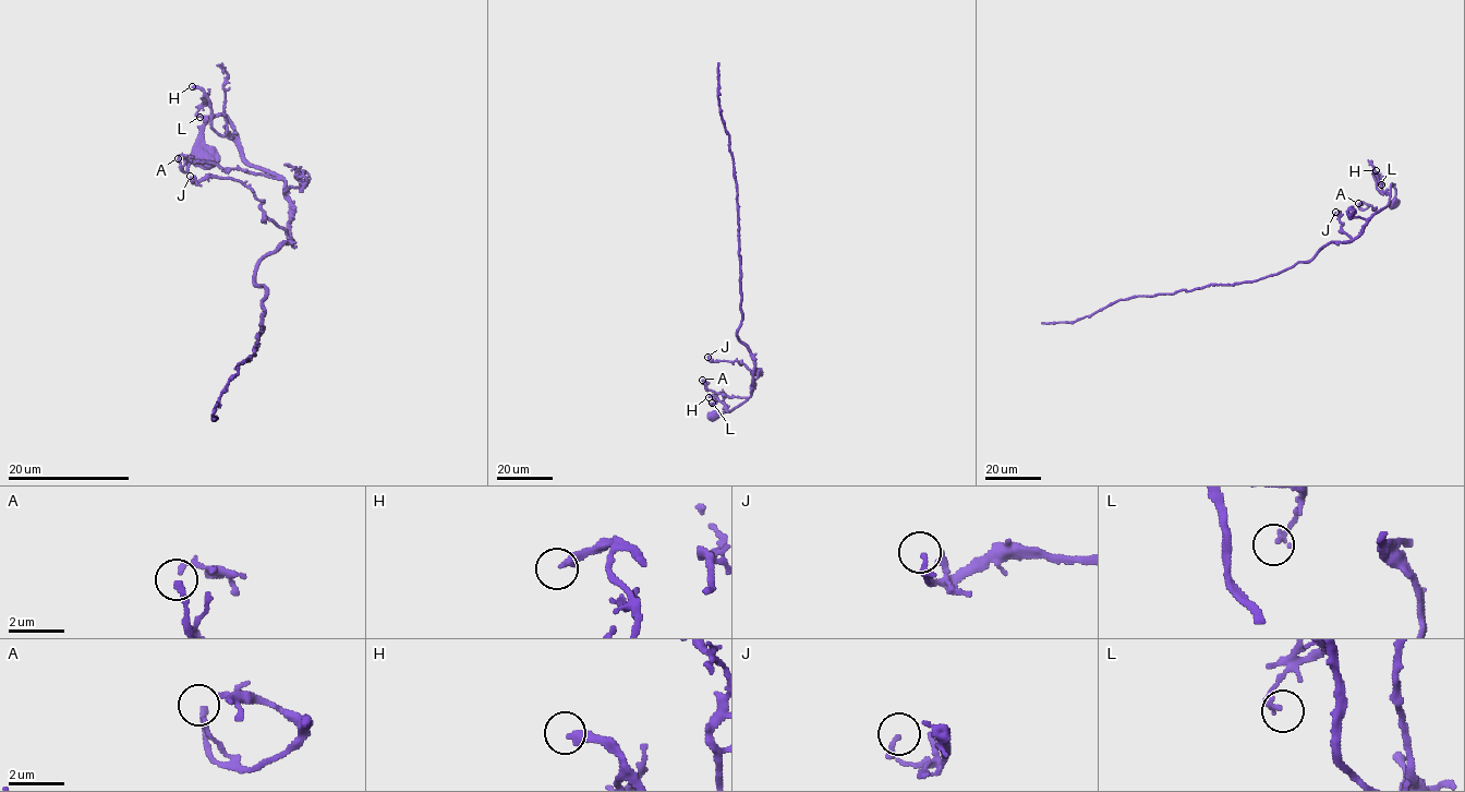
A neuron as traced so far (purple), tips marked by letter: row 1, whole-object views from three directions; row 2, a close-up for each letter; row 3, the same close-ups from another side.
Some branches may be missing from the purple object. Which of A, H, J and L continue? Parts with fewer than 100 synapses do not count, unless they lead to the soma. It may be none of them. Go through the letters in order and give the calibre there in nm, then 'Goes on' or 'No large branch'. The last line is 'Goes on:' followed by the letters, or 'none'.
A: Thickness 200 nm. No large branch
H: Thickness 320 nm. No large branch
J: Thickness 190 nm. No large branch
L: Thickness 200 nm. No large branch
Goes on: none

